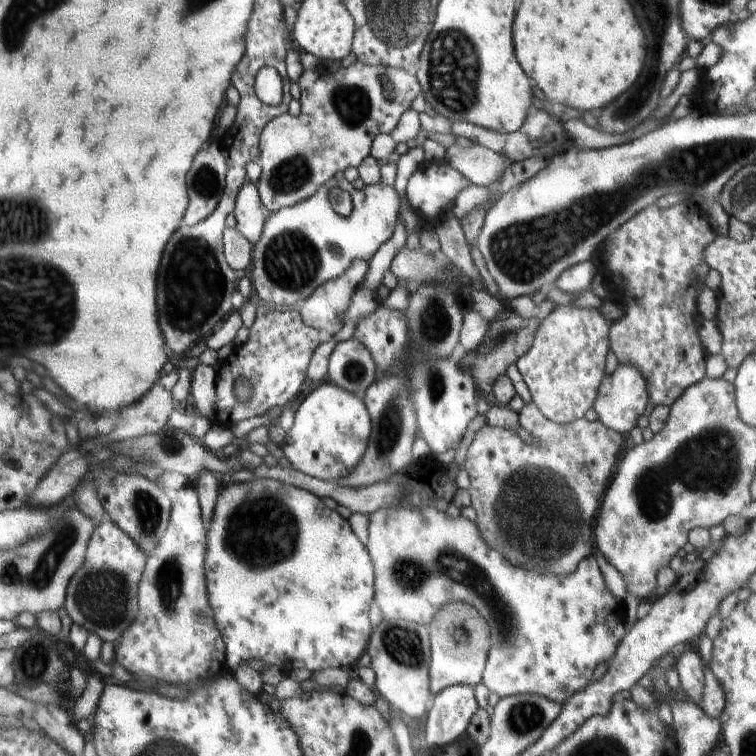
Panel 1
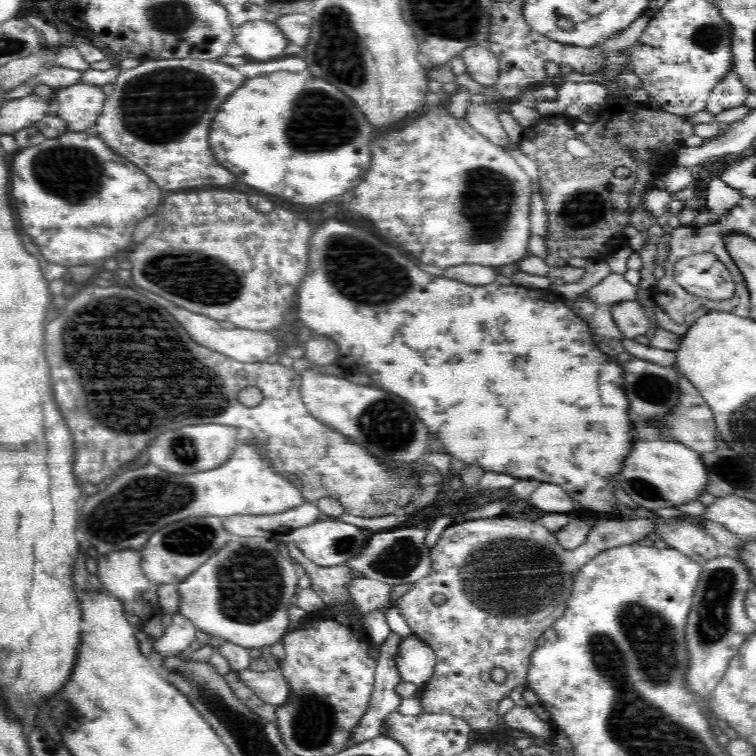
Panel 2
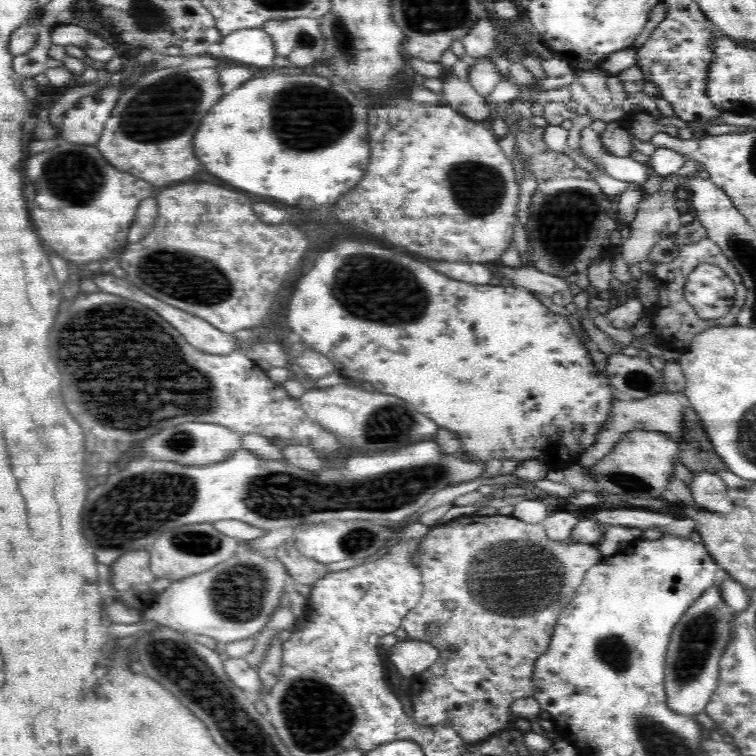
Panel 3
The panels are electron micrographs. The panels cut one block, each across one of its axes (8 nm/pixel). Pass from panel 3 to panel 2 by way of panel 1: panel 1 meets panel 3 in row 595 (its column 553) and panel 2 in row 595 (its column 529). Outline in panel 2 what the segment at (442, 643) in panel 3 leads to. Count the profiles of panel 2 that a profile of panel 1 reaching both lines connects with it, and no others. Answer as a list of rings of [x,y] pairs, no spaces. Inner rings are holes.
[[[663,517],[606,518],[606,522],[592,522],[584,544],[571,550],[563,548],[555,533],[548,532],[542,524],[526,520],[479,518],[446,527],[437,543],[430,549],[431,571],[415,581],[405,594],[394,602],[412,634],[430,646],[436,655],[434,674],[419,690],[422,712],[450,713],[464,719],[472,729],[491,729],[499,719],[500,700],[508,698],[517,686],[526,686],[530,655],[541,634],[565,611],[567,600],[572,594],[576,571],[604,550],[651,540],[655,537],[656,528],[668,522],[671,522],[671,519]],[[441,596],[445,601],[437,600]],[[492,668],[504,668],[507,672],[504,682],[492,681]]]

